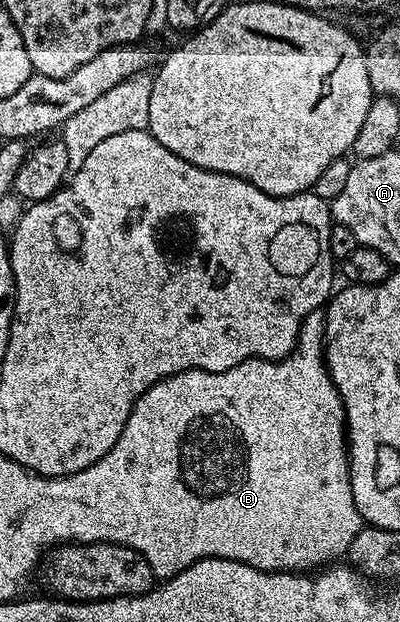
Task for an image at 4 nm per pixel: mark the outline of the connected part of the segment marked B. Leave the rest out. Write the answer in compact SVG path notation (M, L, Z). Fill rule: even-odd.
M322 310L309 313L299 330L294 351L285 359L250 359L221 373L182 371L154 383L136 403L127 422L127 429L121 433L123 443L113 445L113 449L109 449L109 453L105 453L101 461L89 465L89 469L71 475L79 481L79 497L83 497L83 527L75 523L75 495L71 495L71 487L67 487L67 483L62 483L60 479L48 479L45 475L33 475L25 468L19 471L19 583L29 583L32 578L31 570L40 566L39 558L48 554L47 547L55 549L60 544L66 545L72 541L91 543L91 531L99 532L99 523L115 523L117 531L147 531L147 552L143 555L155 555L155 563L151 568L159 581L172 579L177 573L202 559L228 559L241 561L262 571L296 573L307 573L320 565L331 565L342 560L350 549L351 542L364 527L365 520L357 509L357 501L353 501L351 461L347 445L347 413L343 408L343 398L339 396L339 390L335 388L331 375L327 372L324 322Z

